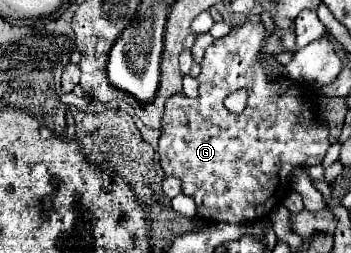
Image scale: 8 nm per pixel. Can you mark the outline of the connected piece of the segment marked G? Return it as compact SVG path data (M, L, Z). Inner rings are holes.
M245 21L239 27L231 27L229 35L215 39L205 51L201 75L197 77L199 95L191 99L183 93L175 93L165 105L159 137L161 169L167 175L181 179L183 193L195 199L197 217L211 223L243 223L269 215L289 195L295 169L321 165L329 149L329 125L313 103L311 87L307 83L291 83L287 77L279 77L275 81L269 79L261 57L261 47L267 37L269 33L259 21ZM237 89L249 91L249 101L241 115L231 113L223 105L223 99Z

